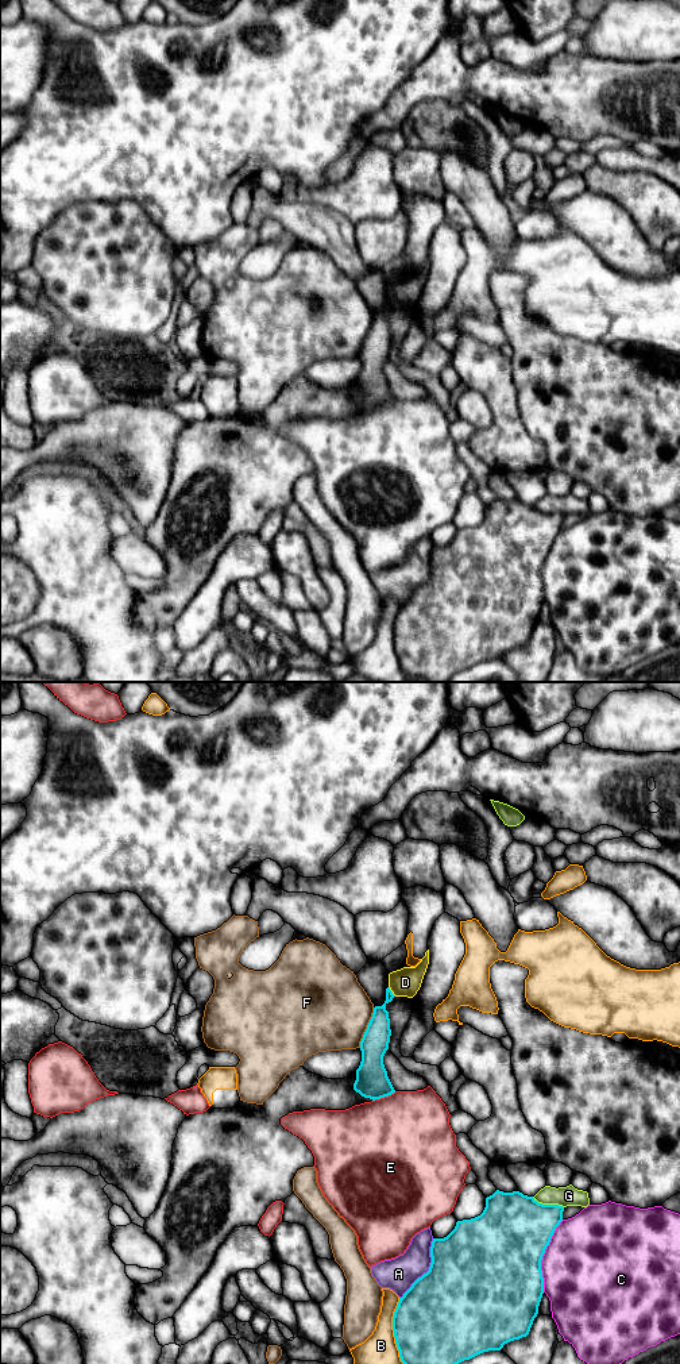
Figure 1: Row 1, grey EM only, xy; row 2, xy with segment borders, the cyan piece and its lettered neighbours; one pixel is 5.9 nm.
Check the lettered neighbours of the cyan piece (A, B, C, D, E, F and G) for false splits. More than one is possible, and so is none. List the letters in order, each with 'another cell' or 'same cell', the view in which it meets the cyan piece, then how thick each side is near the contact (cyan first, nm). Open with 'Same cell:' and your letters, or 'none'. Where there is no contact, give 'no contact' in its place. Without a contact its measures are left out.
Same cell: none
A: another cell; contact in xy; calibres 500 and 200 nm
B: another cell; contact in xy; calibres 500 and 220 nm
C: another cell; contact in xy; calibres 500 and 480 nm
D: another cell; contact in xy; calibres 150 and 170 nm
E: another cell; contact in xy; calibres 190 and 500 nm
F: another cell; contact in xy; calibres 160 and 480 nm
G: another cell; contact in xy; calibres 420 and 120 nm

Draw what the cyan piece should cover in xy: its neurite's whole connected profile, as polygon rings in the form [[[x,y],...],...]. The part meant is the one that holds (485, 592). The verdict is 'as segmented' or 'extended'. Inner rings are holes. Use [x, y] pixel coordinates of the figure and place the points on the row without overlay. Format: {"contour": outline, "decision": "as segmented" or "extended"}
{"contour": [[[497,498],[486,506],[483,521],[457,529],[444,547],[433,547],[429,579],[418,586],[399,606],[393,625],[393,639],[401,670],[407,677],[429,682],[447,682],[453,674],[483,660],[501,659],[505,652],[526,646],[544,602],[541,569],[556,536],[563,529],[564,516],[542,513],[519,500]]], "decision": "as segmented"}

